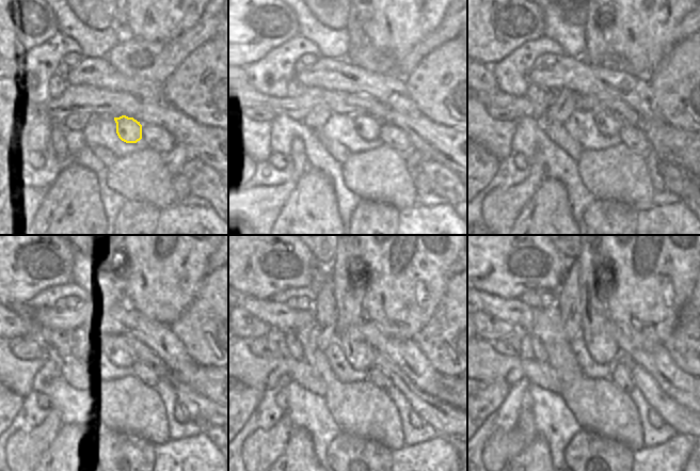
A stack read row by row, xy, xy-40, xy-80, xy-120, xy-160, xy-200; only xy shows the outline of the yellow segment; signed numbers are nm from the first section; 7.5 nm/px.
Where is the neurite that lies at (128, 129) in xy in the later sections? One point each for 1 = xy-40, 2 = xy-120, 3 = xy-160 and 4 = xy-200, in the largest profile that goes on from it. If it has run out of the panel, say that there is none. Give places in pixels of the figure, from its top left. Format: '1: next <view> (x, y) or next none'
1: next xy-40 (367, 127)
2: next xy-120 (122, 358)
3: next xy-160 (360, 354)
4: next xy-200 (594, 328)

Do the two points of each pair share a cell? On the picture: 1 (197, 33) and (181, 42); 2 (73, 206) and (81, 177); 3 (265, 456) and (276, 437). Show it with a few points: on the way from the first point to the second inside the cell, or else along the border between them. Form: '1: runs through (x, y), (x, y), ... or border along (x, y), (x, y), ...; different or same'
1: runs through (193, 37), (186, 42); same
2: runs through (74, 199), (76, 185); same
3: runs through (265, 452), (273, 441); same

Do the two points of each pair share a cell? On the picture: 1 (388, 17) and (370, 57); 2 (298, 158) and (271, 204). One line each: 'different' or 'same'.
1: different
2: same

